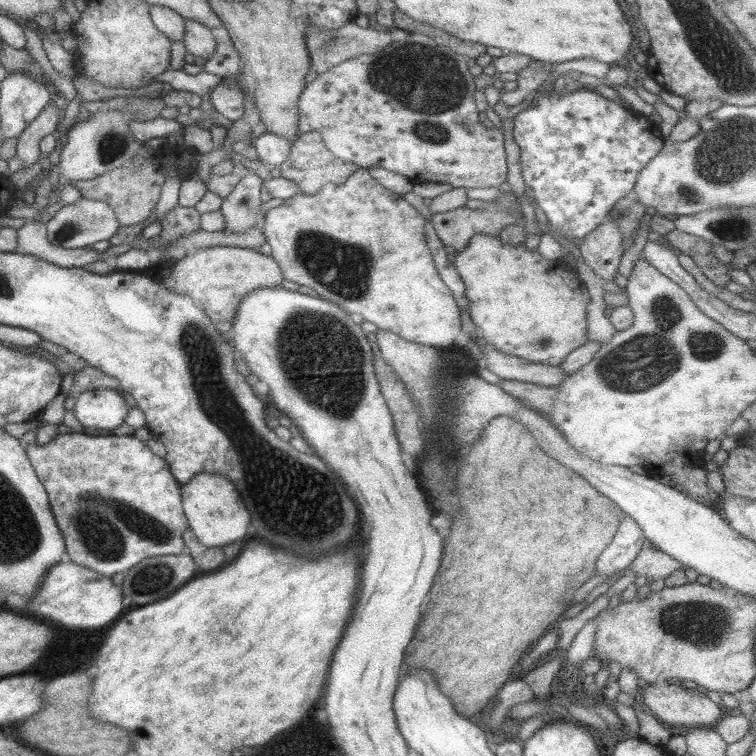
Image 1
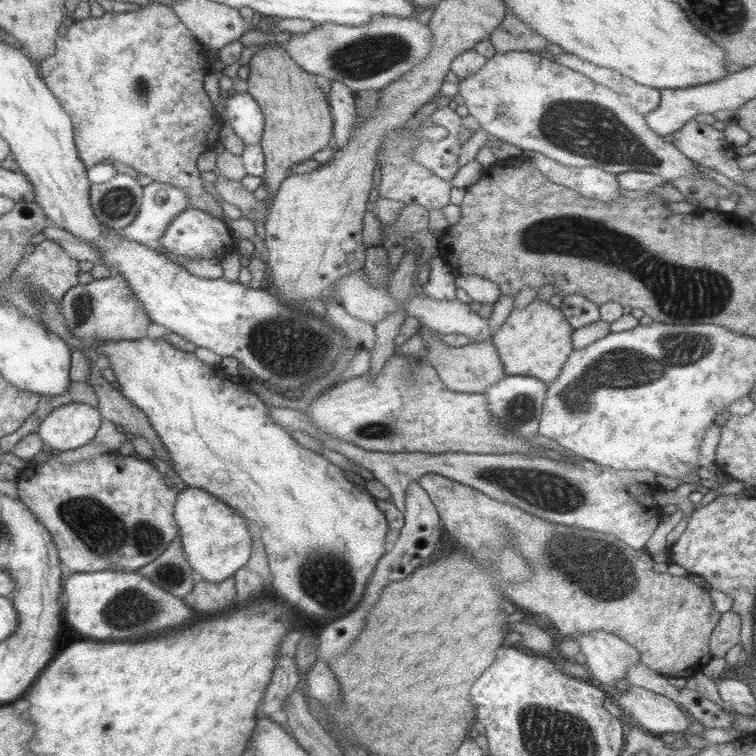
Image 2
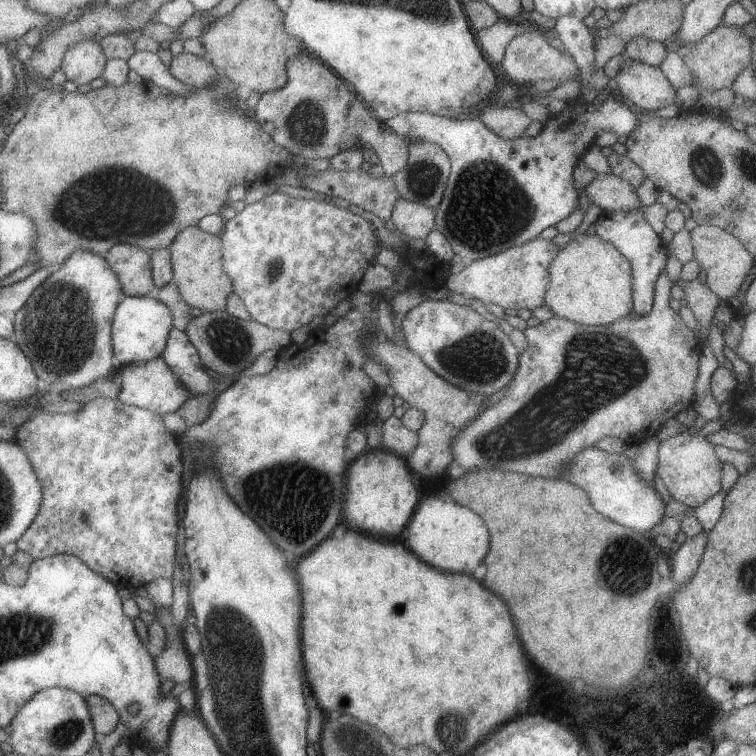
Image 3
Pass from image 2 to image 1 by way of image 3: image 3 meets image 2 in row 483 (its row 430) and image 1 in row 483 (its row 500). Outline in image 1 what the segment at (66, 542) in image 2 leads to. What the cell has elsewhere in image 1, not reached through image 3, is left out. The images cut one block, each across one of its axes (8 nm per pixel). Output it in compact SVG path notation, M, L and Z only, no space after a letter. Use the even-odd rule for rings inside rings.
M79 432L57 434L47 444L25 444L27 458L45 488L51 514L65 540L67 560L103 576L125 574L131 566L153 556L187 554L183 532L189 522L183 512L181 484L175 482L165 458L149 452L135 436L87 436Z

